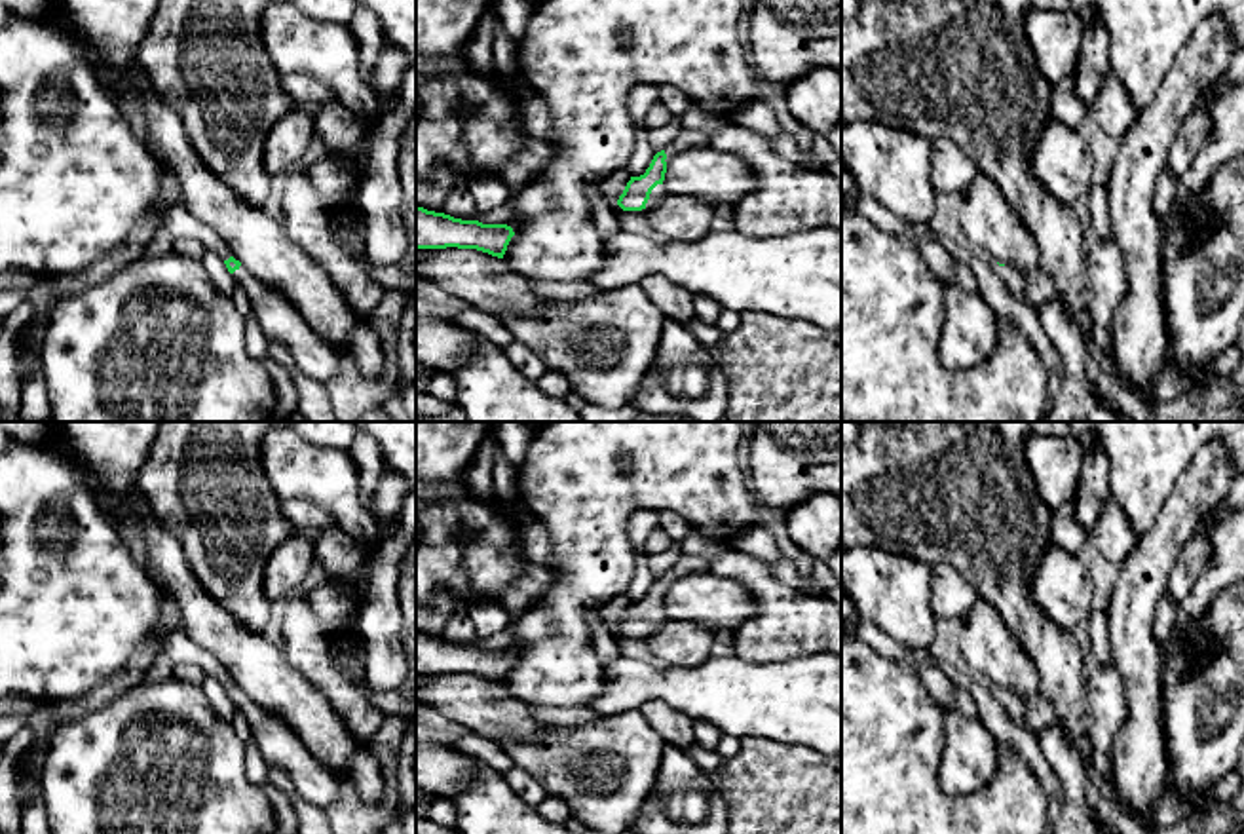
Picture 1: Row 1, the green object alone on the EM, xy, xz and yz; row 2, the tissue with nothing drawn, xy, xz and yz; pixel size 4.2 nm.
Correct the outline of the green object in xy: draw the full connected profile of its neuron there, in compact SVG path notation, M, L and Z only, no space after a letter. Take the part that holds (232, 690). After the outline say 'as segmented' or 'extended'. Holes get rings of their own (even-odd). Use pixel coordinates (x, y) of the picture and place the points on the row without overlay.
M224 686L241 716L247 718L262 760L268 766L283 766L294 785L294 792L311 806L329 807L338 800L340 779L321 766L300 737L272 712L254 703L239 686Z; extended

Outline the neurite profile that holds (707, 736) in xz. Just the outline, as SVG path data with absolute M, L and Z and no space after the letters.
M693 720L695 743L703 749L716 749L722 731L707 720Z

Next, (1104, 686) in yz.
M1111 661L1096 665L1084 676L1084 693L1092 750L1109 754L1128 714L1121 671Z

